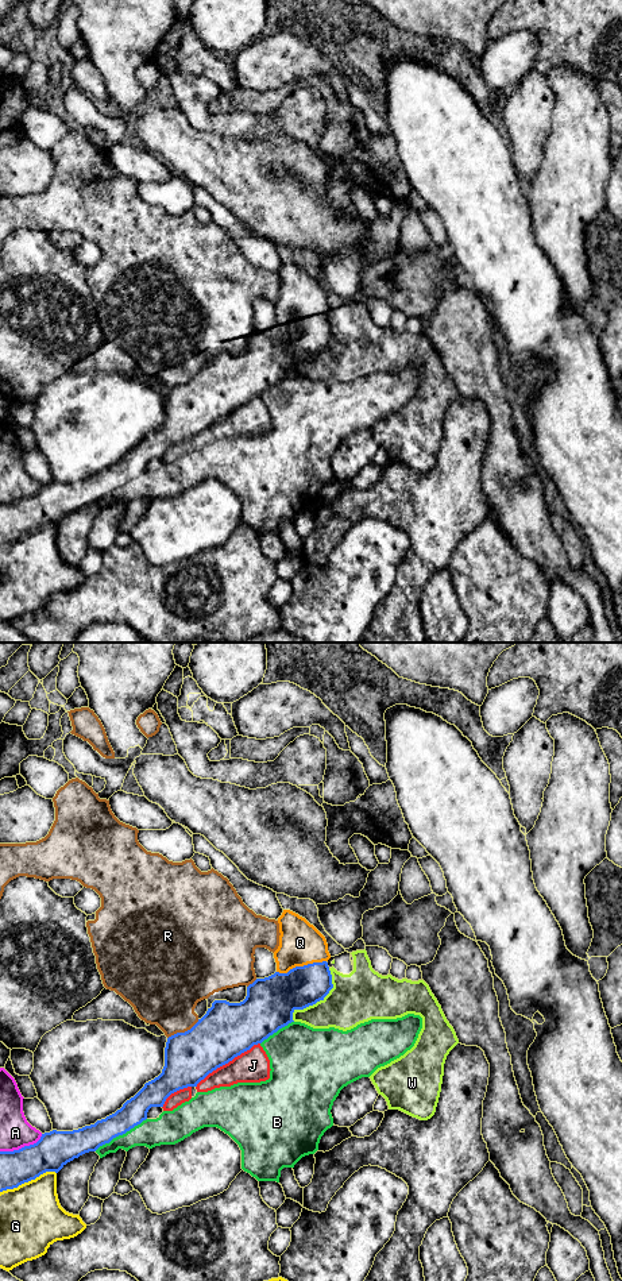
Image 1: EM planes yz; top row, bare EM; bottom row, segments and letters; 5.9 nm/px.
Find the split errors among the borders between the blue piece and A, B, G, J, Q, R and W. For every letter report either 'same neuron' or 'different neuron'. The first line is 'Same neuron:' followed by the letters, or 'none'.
Same neuron: Q
A: different neuron
B: different neuron
G: different neuron
J: different neuron
Q: same neuron
R: different neuron
W: different neuron

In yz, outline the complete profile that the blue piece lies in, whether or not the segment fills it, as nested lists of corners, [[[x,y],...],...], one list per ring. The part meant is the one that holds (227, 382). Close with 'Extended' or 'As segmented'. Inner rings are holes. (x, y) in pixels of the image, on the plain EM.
[[[283,262],[278,275],[281,288],[279,298],[274,304],[277,315],[274,327],[256,331],[250,336],[247,348],[240,355],[215,352],[206,366],[190,382],[169,389],[162,425],[146,435],[115,466],[78,482],[45,485],[36,495],[19,502],[0,503],[0,544],[18,540],[46,524],[58,525],[74,510],[96,503],[113,490],[125,486],[147,471],[147,464],[151,459],[163,459],[171,445],[188,439],[197,439],[209,425],[294,374],[293,364],[295,362],[304,362],[324,352],[333,340],[332,327],[327,315],[331,306],[325,289],[305,270],[290,262]]]. Extended

